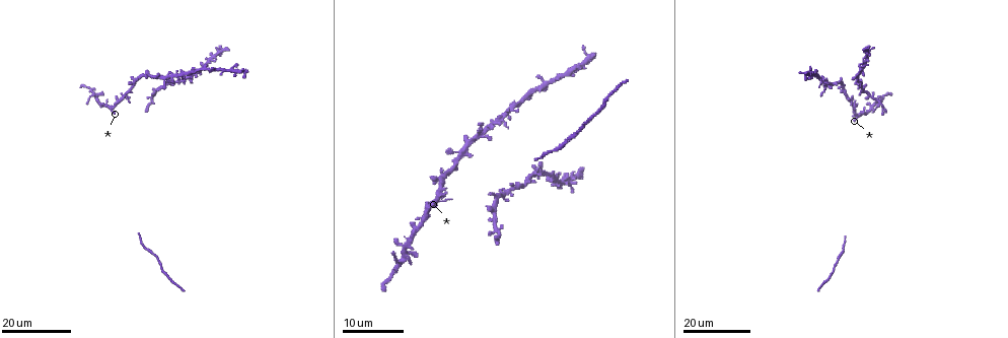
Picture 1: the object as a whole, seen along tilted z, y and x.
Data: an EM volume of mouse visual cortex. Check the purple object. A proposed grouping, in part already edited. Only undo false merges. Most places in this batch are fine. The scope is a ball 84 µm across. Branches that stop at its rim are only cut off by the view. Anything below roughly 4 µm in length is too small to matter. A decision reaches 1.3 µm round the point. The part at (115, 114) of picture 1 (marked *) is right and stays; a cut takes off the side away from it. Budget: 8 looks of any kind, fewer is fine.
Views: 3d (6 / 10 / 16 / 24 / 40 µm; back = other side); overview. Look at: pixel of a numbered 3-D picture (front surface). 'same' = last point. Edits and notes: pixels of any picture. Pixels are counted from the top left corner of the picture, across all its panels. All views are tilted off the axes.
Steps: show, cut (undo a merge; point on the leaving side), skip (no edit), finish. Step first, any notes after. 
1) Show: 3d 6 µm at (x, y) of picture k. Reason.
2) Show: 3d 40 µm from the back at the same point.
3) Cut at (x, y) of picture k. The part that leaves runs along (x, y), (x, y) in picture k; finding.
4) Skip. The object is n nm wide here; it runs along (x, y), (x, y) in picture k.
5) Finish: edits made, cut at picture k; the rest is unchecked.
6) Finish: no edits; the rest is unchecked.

Show: 3d 16 µm at (149, 100) of picture 1. Narrows sharply.

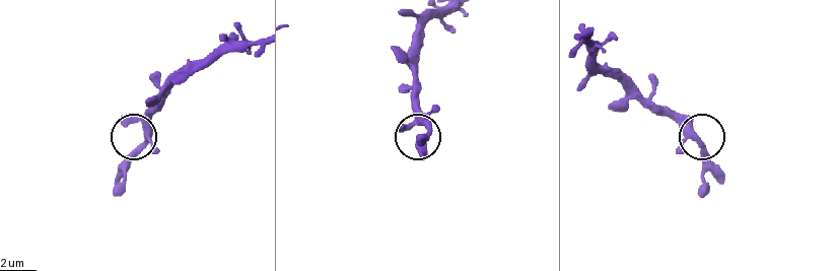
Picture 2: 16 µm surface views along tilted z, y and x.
Show: 3d 6 µm at (698, 142) of picture 2.

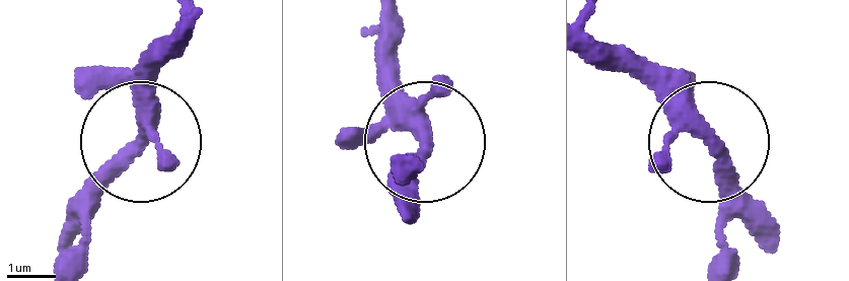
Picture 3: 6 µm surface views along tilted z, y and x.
Skip. 3 arms meet here; one cell here.

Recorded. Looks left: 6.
Show: 3d 24 µm at (493, 211) of picture 1. Four-way junction.

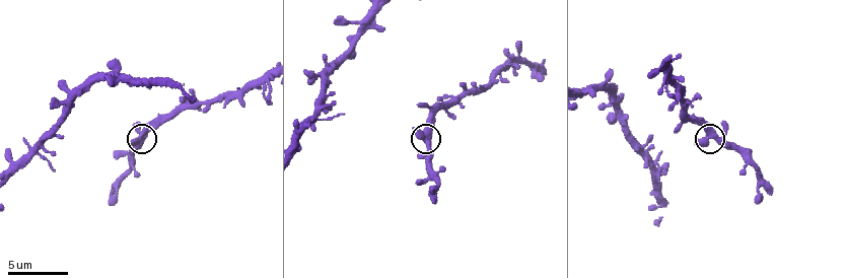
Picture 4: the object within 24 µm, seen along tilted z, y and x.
Show: 3d 10 µm at (427, 142) of picture 4. Closer look.

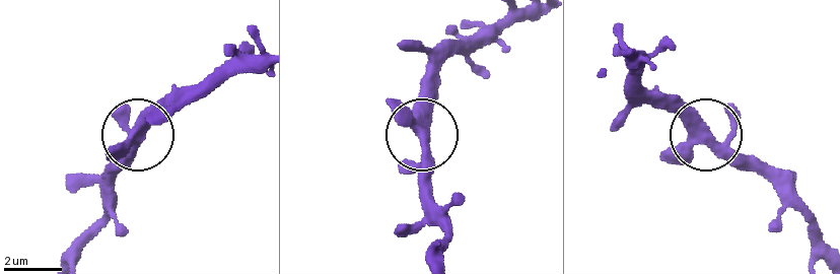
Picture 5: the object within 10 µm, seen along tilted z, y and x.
Skip. Continuous, no second cell.

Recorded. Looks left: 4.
Show: 3d 6 µm at (643, 145) of picture 4. Three-way junction.

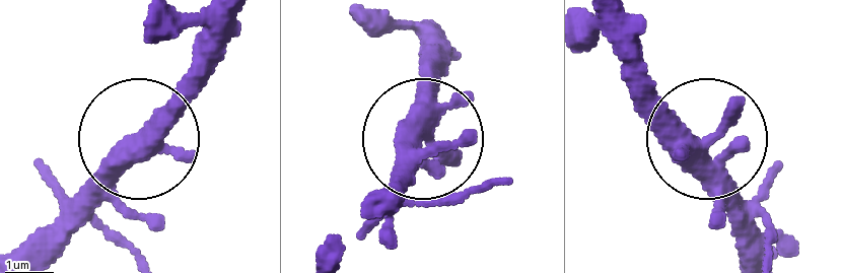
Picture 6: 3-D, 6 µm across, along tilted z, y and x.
Show: 3d 6 µm from the back at (429, 129) of picture 6. From behind.

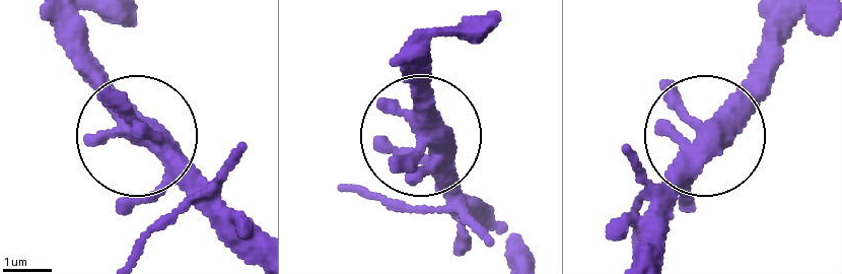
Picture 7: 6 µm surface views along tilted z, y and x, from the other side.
Skip. The object is 390 nm wide here; it runs along (642, 248), (756, 52), (761, 17) in picture 7; one cell here.

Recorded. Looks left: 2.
Show: 3d 10 µm at (668, 203) of picture 4. Looks like a crossing.

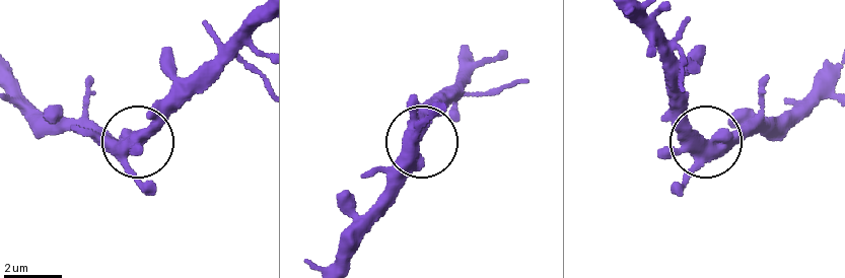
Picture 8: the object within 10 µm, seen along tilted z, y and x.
Show: 3d 10 µm from the back at (698, 140) of picture 8.

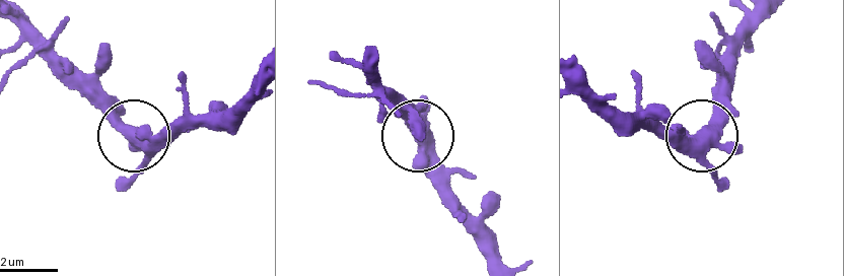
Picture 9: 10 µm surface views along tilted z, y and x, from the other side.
Skip. It runs along (720, 191), (700, 139), (650, 133) in picture 9; one cell here.

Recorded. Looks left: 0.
Finish: no edits; the rest is unchecked.

